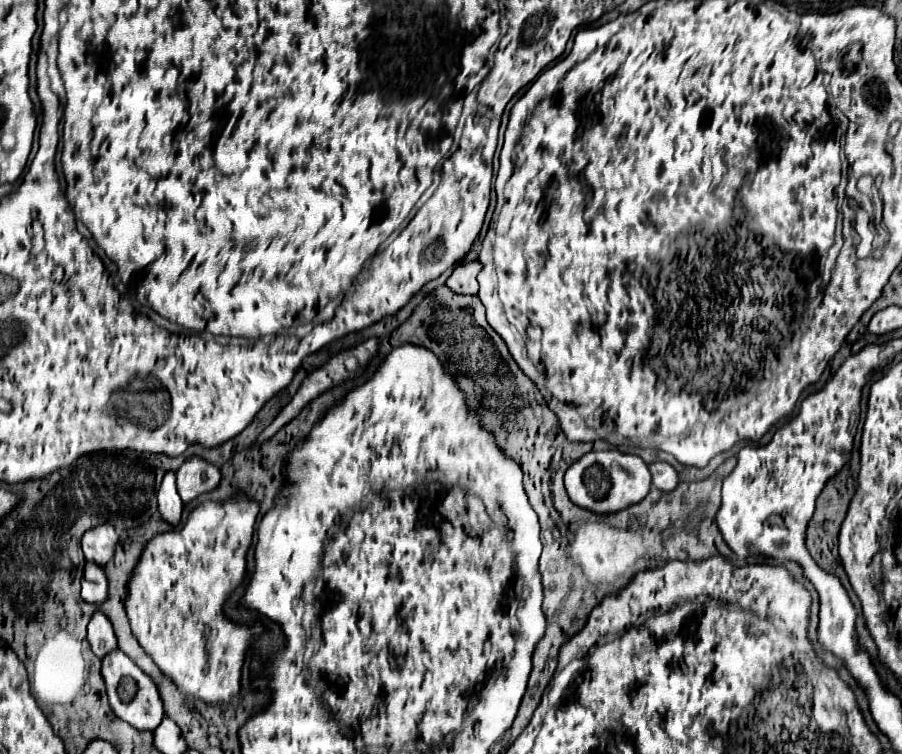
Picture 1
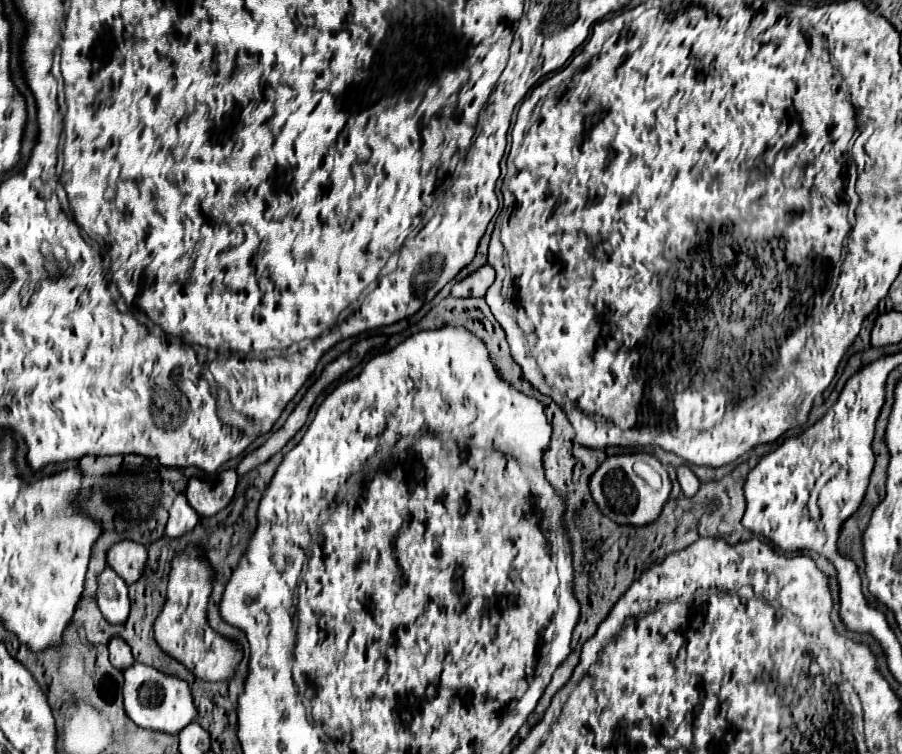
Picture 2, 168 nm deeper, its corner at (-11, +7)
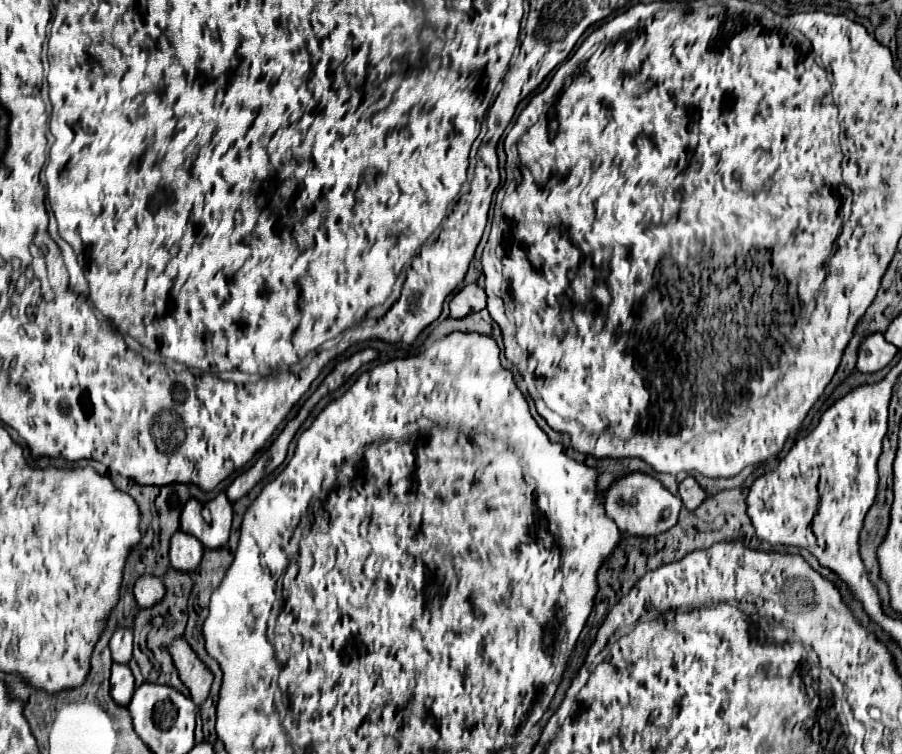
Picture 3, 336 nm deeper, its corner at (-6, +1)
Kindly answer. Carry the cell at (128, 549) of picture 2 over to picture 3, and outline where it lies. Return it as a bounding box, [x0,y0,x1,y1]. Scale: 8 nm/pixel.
[133,575,163,609]

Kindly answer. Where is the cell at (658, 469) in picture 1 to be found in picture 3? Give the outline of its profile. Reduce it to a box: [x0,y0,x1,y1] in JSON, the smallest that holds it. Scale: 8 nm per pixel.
[679,477,707,511]

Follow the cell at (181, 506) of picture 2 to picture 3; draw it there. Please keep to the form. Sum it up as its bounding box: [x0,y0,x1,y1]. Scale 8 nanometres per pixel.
[169,529,203,571]

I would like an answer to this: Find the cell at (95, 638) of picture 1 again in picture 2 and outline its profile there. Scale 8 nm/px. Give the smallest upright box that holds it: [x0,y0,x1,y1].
[108,637,134,671]

